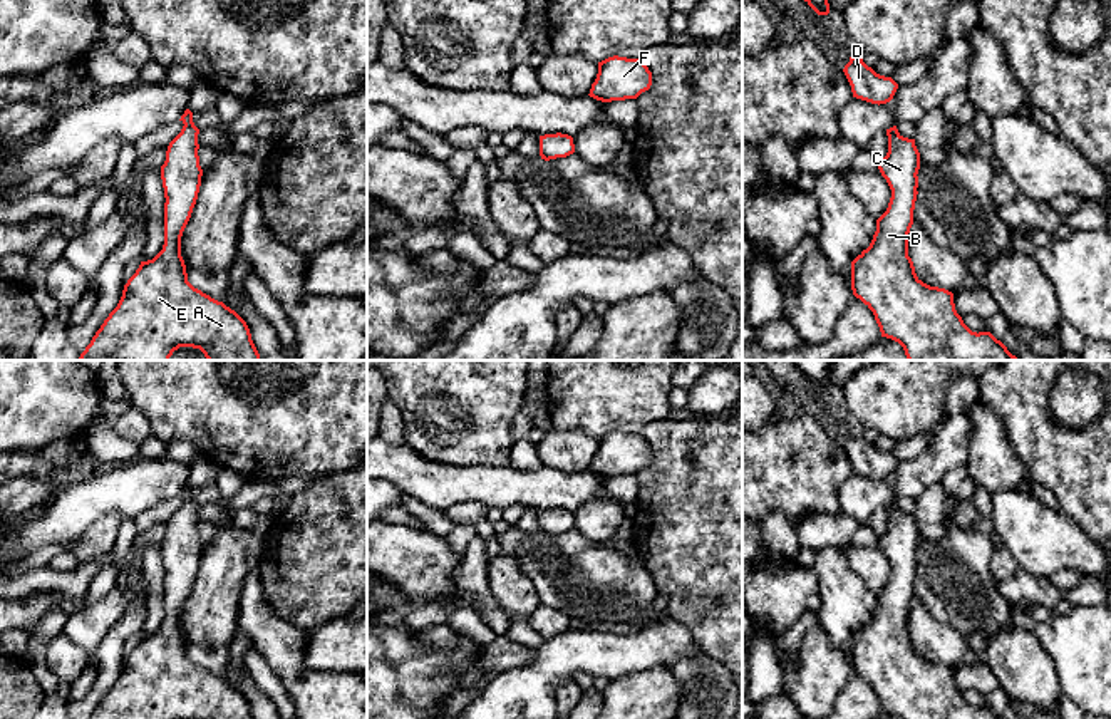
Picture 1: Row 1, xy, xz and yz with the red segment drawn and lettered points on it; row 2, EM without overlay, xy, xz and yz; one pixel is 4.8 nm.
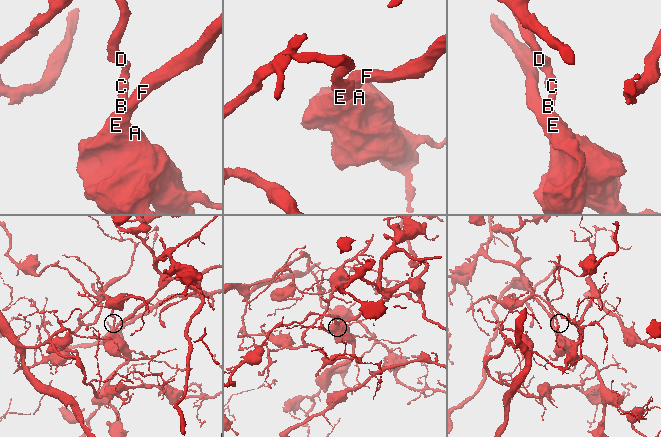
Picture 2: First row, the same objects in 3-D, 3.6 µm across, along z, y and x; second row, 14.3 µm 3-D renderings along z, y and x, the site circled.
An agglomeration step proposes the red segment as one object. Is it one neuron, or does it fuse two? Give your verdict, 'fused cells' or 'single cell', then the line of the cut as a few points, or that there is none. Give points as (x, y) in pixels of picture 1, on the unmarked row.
single cell; no cut

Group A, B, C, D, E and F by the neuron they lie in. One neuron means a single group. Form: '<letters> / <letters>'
A B C D E F

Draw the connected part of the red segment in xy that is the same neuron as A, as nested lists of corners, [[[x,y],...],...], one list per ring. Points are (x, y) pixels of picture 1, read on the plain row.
[[[189,484],[179,494],[184,501],[169,518],[161,541],[164,563],[164,620],[147,637],[141,637],[127,655],[117,682],[109,689],[90,719],[253,719],[246,697],[223,677],[211,674],[188,657],[181,632],[181,612],[198,575],[203,545],[198,531],[199,504]]]

